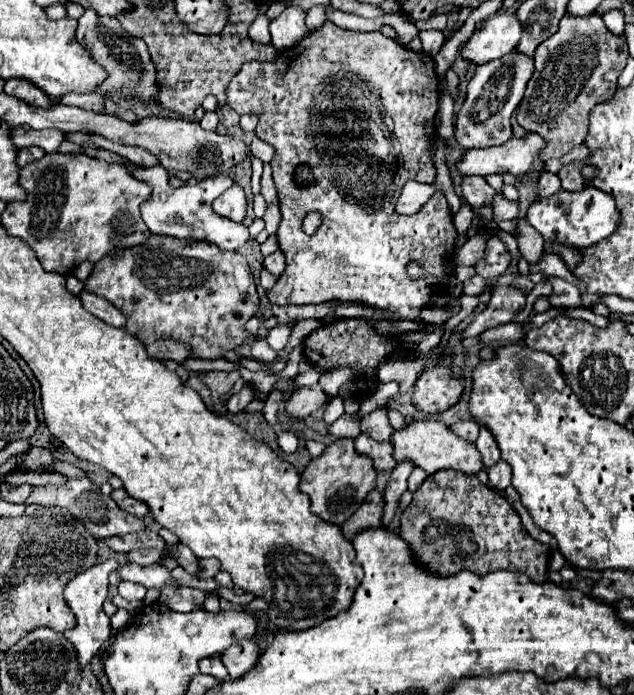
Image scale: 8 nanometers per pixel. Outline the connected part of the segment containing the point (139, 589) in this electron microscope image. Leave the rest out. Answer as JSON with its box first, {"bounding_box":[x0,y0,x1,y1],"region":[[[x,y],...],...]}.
{"bounding_box":[119,581,147,601],"region":[[[131,581],[119,583],[119,595],[127,601],[143,601],[145,593],[147,593],[147,589],[143,585],[137,585],[137,583],[131,583]]]}

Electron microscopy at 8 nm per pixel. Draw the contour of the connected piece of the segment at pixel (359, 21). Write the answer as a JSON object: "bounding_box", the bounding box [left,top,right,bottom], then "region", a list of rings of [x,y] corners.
{"bounding_box":[325,5,397,31],"region":[[[325,5],[325,13],[327,13],[327,19],[331,23],[335,23],[339,27],[349,27],[349,29],[355,29],[355,31],[373,31],[373,29],[379,29],[379,25],[383,25],[383,23],[389,23],[389,25],[397,23],[395,15],[385,15],[385,17],[379,17],[379,19],[363,19],[359,15],[337,11],[331,5]]]}

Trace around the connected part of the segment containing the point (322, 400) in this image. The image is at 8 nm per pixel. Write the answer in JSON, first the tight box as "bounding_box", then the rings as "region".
{"bounding_box":[287,385,333,419],"region":[[[313,385],[313,387],[301,387],[297,391],[291,393],[291,397],[287,399],[287,413],[291,417],[303,419],[307,415],[311,415],[313,411],[317,411],[319,407],[327,405],[333,397],[327,395],[321,385]]]}

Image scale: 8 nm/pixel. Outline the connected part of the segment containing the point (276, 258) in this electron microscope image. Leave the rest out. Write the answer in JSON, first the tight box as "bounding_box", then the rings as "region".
{"bounding_box":[263,251,285,275],"region":[[[275,251],[275,253],[271,253],[271,255],[267,255],[265,257],[265,261],[263,261],[263,265],[265,265],[265,269],[267,271],[271,271],[273,275],[281,275],[283,271],[285,271],[285,255],[283,255],[283,251]]]}

